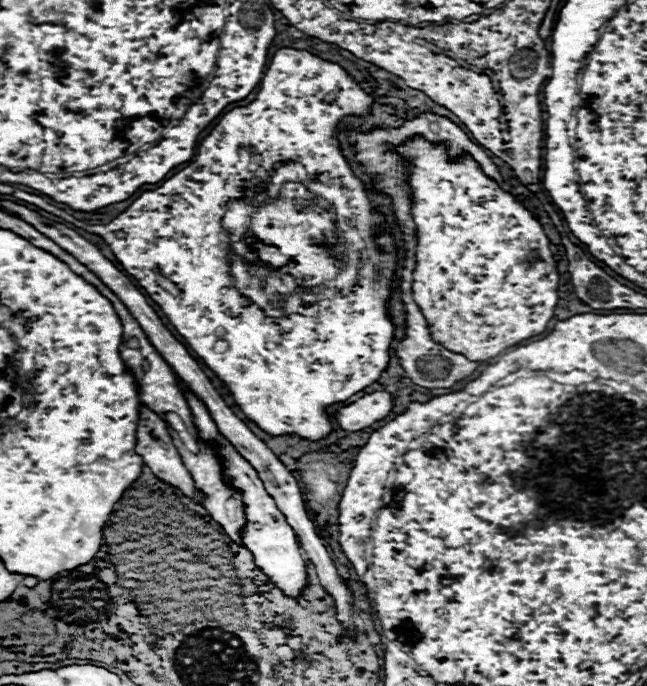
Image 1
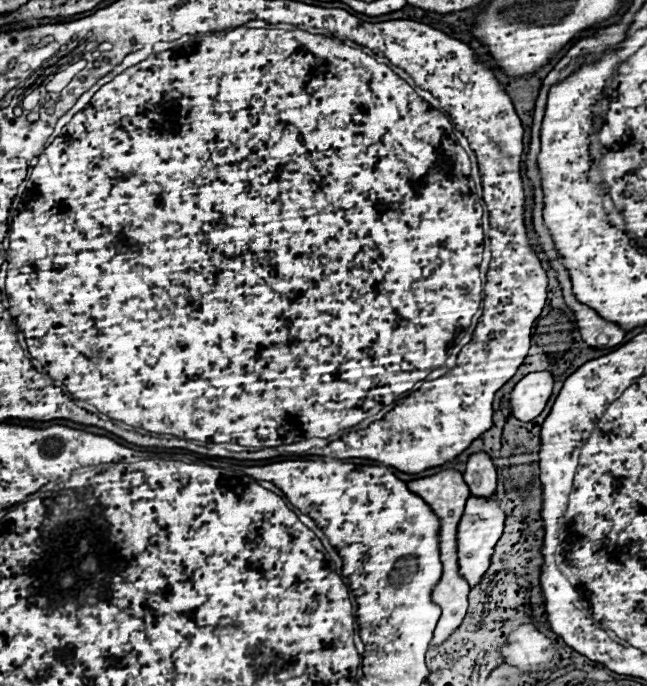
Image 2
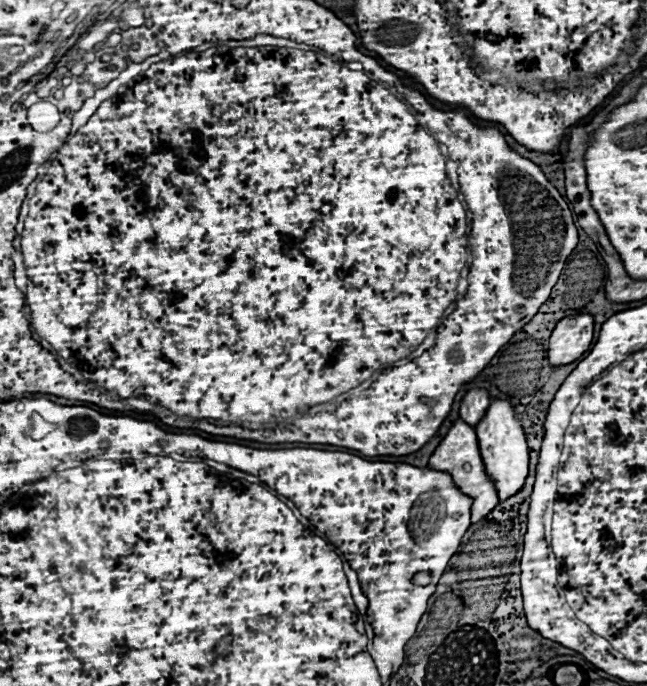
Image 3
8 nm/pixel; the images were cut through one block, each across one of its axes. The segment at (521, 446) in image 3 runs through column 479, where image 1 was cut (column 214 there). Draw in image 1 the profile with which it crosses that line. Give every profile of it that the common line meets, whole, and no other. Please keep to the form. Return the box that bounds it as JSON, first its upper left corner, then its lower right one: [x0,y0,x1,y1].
[184,386,308,598]

